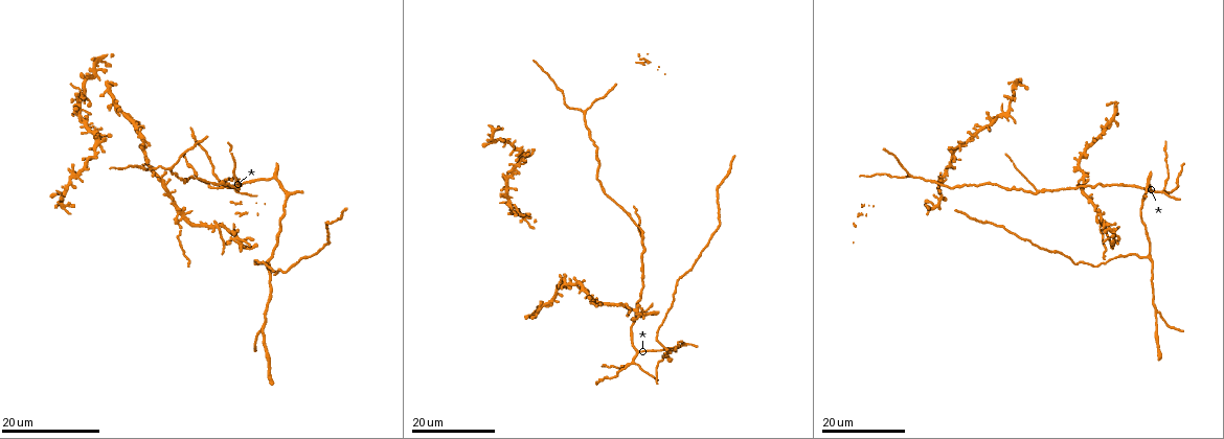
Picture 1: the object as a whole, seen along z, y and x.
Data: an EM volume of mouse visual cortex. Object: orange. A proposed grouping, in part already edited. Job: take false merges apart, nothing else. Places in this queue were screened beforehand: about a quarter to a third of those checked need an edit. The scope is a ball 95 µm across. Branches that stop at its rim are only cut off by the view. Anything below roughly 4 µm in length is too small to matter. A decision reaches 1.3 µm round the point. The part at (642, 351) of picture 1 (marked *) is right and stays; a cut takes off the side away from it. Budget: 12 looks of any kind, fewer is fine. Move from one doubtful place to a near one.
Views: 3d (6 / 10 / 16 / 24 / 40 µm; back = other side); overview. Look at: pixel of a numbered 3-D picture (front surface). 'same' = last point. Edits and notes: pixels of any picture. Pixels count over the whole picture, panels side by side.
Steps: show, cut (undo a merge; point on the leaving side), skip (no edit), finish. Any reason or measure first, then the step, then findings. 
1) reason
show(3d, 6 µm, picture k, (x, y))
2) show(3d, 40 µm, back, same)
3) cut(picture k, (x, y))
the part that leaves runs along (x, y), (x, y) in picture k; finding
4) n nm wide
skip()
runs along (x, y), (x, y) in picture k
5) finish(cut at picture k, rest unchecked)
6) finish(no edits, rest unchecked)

branch point
show(3d, 16 µm, picture 1, (633, 362))

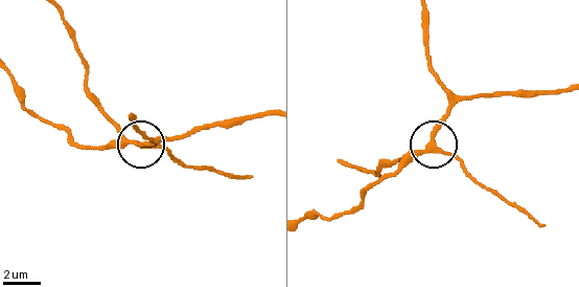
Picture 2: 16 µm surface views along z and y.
show(3d, 10 µm, picture 2, (436, 151))

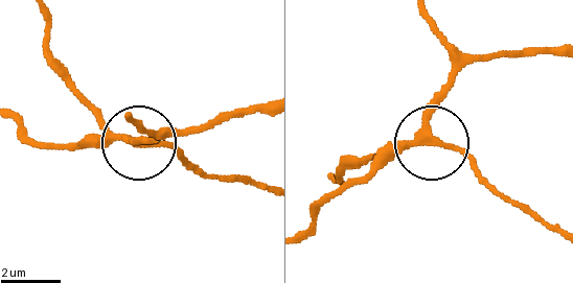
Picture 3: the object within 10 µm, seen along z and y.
skip()
runs along (489, 56), (462, 72), (432, 132), (505, 196) in picture 3; continuous, no second neuron

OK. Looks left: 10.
branch point
show(3d, 16 µm, picture 1, (626, 303))

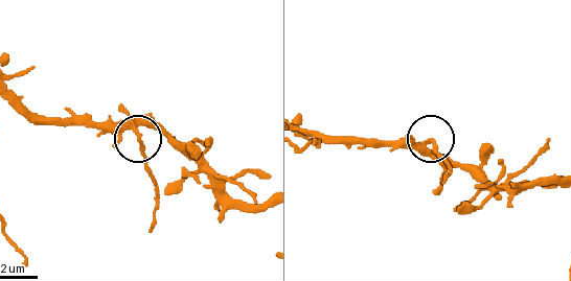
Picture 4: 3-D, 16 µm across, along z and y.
show(3d, 6 µm, picture 4, (137, 134))

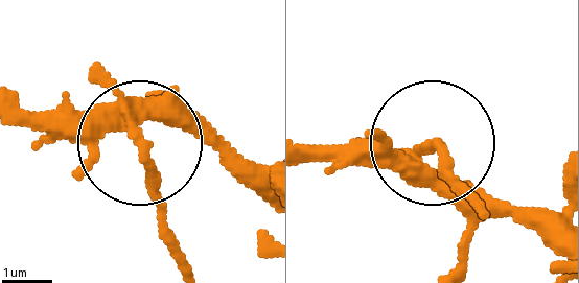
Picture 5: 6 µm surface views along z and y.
cut(picture 5, (146, 173))
the part that leaves runs along (124, 113), (183, 270) in picture 5; a second neuron is stuck on

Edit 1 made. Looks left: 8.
see it whole again
show(overview)

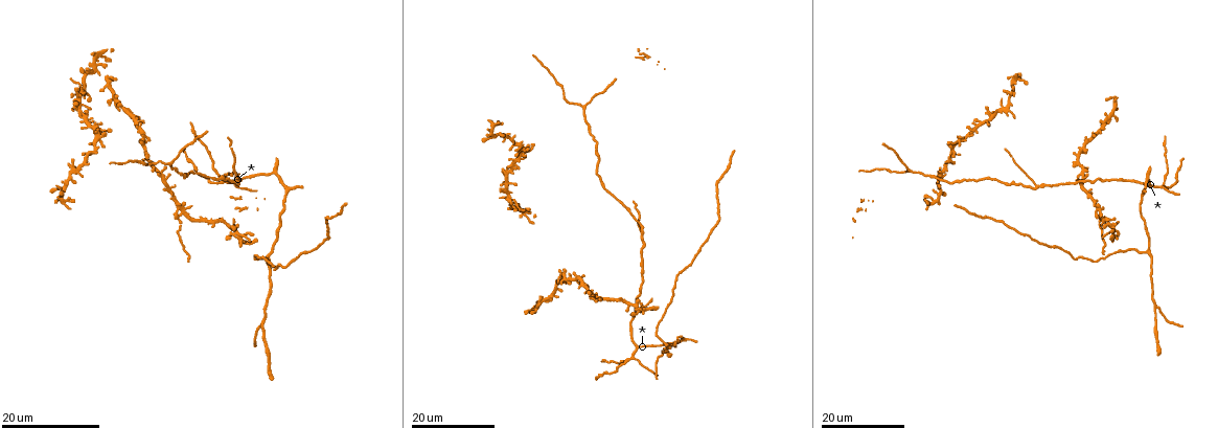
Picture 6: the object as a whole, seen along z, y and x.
side arm on a straight run
show(3d, 16 µm, picture 6, (641, 234))

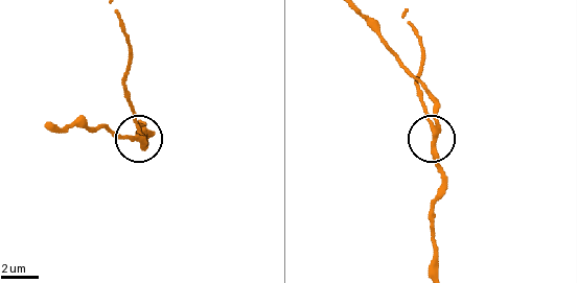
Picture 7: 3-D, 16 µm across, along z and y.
show(3d, 10 µm, picture 7, (437, 127))

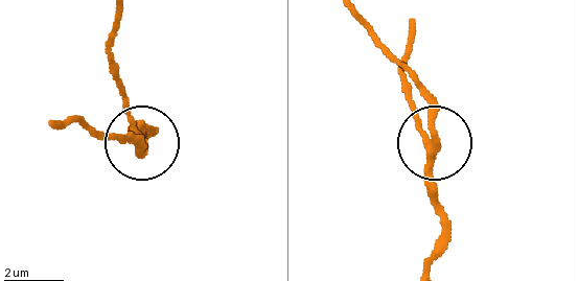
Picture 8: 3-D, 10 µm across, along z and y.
skip()
runs along (430, 268), (445, 216), (430, 170), (433, 141), (402, 84) in picture 8; continuous, no second neuron

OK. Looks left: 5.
three-way junction
show(3d, 16 µm, picture 6, (181, 214))

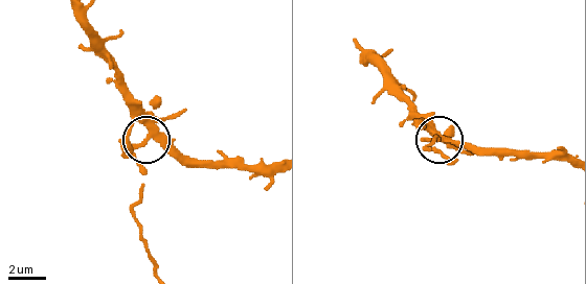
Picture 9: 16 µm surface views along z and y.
show(3d, 10 µm, picture 9, (148, 136))

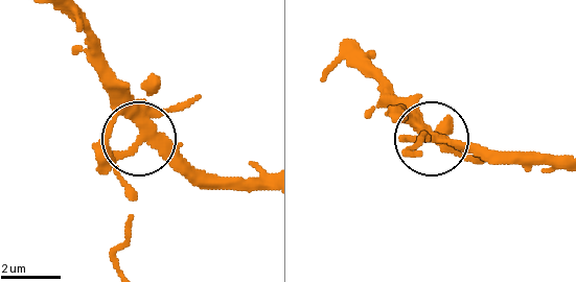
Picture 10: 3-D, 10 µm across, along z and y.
cut(picture 10, (137, 196))
two neurons meet here

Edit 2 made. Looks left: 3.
three-way junction
show(3d, 16 µm, picture 6, (1155, 306))

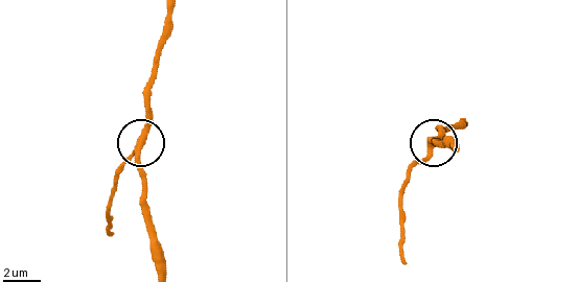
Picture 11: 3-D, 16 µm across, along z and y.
show(3d, 10 µm, picture 11, (138, 149))

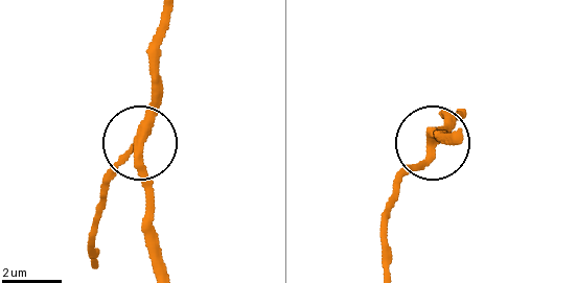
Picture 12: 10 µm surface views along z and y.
show(3d, 10 µm, back, picture 12, (138, 140))

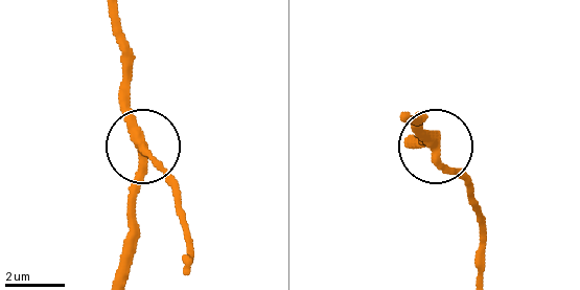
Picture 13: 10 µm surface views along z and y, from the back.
skip()
runs along (111, 17), (129, 130), (176, 195) in picture 13; continuous, no second neuron

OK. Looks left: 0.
finish(cut at picture 5, cut at picture 10, rest unchecked)

